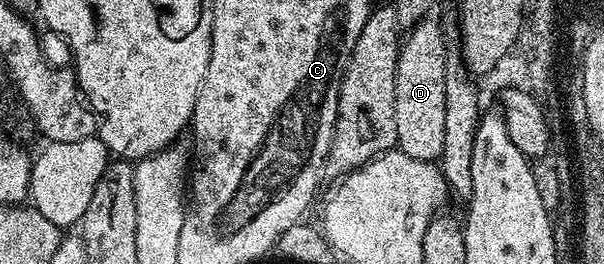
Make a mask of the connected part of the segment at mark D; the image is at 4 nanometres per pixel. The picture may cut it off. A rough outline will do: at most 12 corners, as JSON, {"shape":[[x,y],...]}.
{"shape":[[405,33],[396,66],[397,147],[444,150],[446,36]]}

